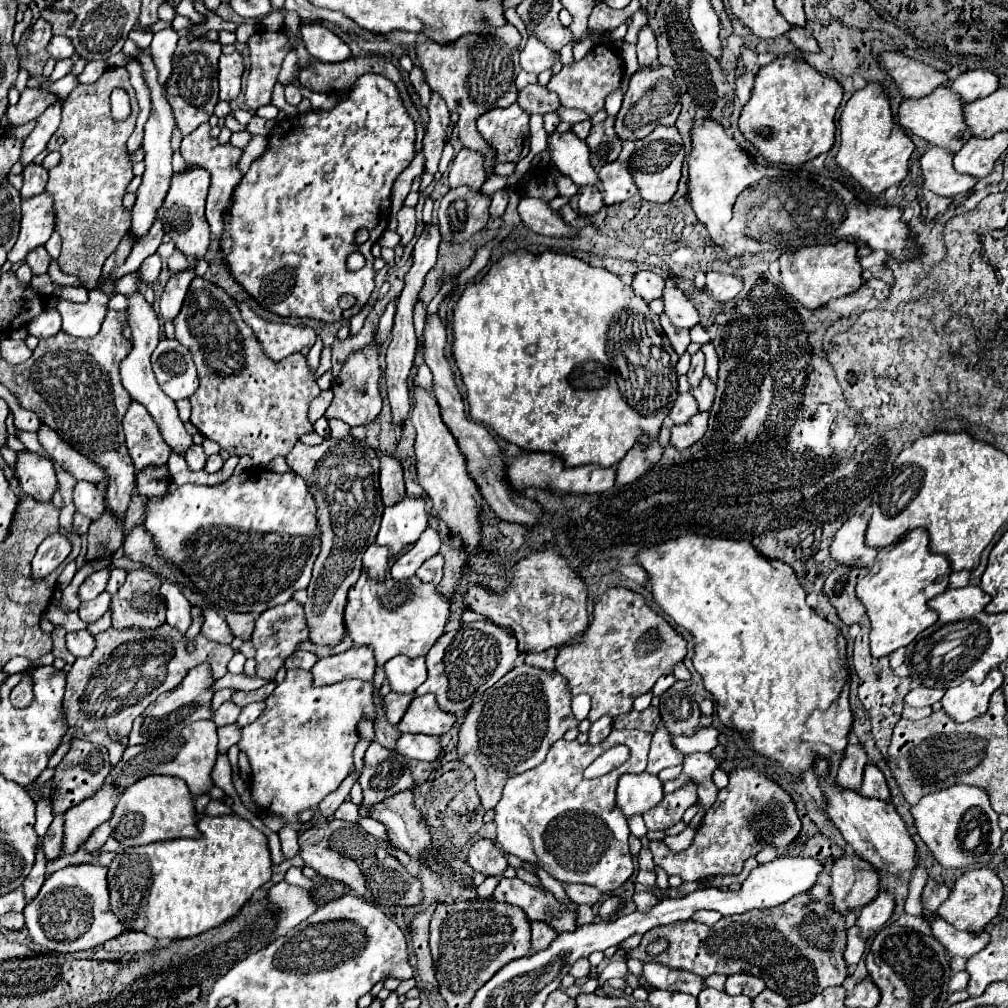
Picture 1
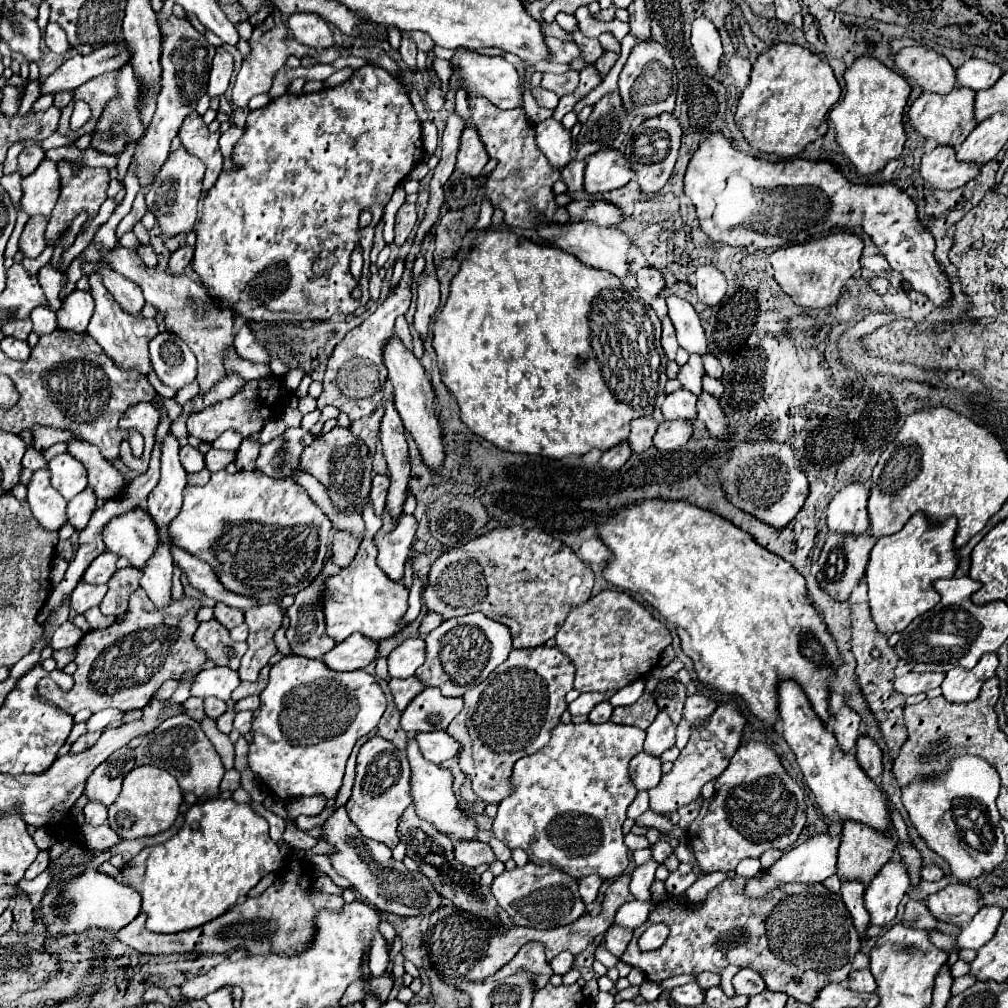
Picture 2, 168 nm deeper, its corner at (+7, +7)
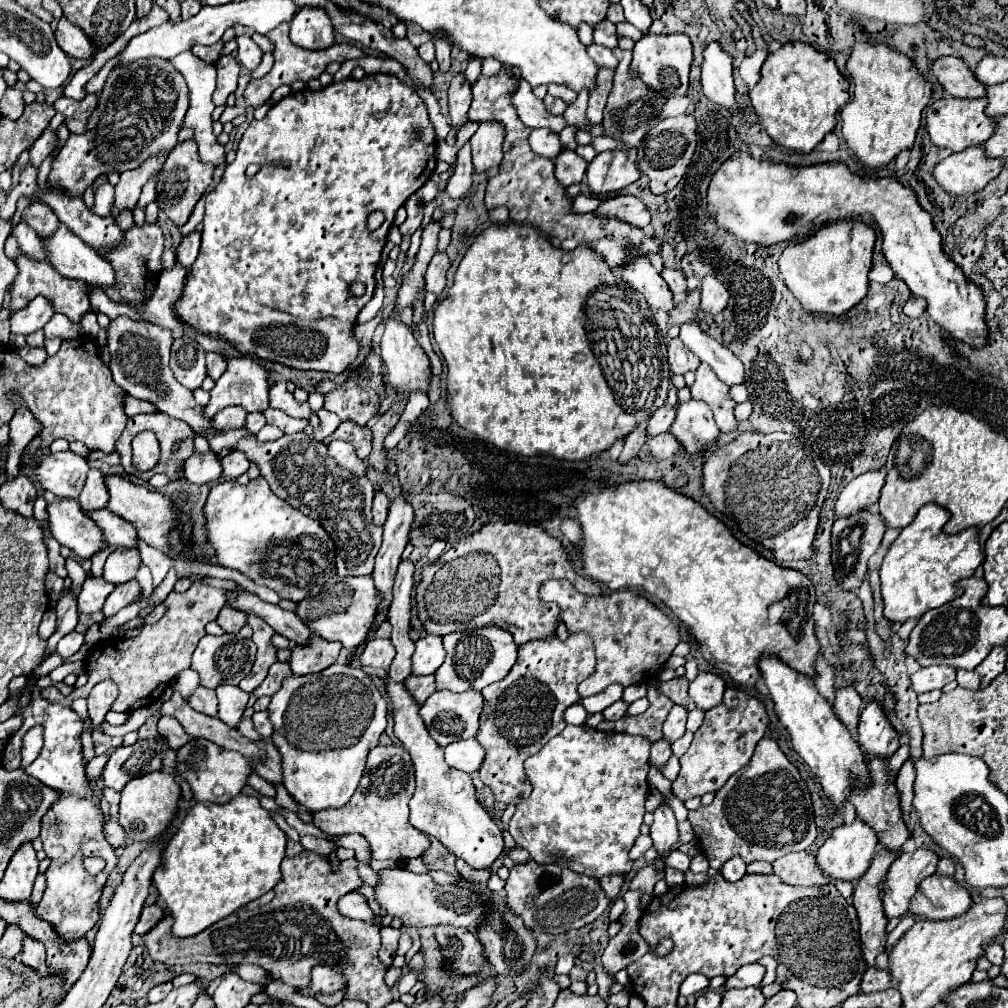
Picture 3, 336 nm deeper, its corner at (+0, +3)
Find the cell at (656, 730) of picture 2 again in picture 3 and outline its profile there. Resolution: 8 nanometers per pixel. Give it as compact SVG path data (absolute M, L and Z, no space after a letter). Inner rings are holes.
M674 705L664 721L664 737L674 743L676 739L680 739L684 733L686 733L686 717L688 717L688 711L684 707L678 707Z

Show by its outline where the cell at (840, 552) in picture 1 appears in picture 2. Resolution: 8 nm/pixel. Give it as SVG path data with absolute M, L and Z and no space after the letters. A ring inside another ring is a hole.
M851 483L841 489L827 507L829 531L843 535L863 535L869 529L867 497L869 489L861 483Z

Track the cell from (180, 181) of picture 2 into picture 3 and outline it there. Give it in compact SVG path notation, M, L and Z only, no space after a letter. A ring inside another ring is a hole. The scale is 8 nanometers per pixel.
M194 139L182 141L182 143L178 143L178 145L170 151L170 155L168 155L164 167L160 169L160 175L158 175L156 203L158 203L158 207L160 207L178 227L182 227L182 225L188 221L194 205L196 205L198 199L206 193L208 185L212 183L214 169L216 169L214 165L200 161Z

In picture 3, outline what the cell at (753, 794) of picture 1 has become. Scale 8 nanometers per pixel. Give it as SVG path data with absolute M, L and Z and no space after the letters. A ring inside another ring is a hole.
M770 737L760 739L750 763L716 791L710 805L690 811L688 821L714 869L720 869L734 855L740 855L746 863L774 863L792 851L806 851L818 835L808 787L800 771ZM740 831L744 831L744 837Z

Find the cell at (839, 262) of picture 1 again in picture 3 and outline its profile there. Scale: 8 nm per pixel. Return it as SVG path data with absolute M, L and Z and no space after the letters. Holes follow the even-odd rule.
M838 221L822 225L812 237L788 245L780 255L780 273L786 287L800 305L812 313L842 315L860 303L868 293L868 271L876 233L862 221Z

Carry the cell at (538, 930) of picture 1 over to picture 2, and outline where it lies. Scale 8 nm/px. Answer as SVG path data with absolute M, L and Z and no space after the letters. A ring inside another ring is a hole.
M537 941L525 943L519 949L519 953L505 967L501 967L491 979L495 981L495 979L507 977L507 975L513 975L515 971L521 971L521 969L535 973L535 987L537 989L541 989L549 983L549 977L553 975L553 971L545 959L545 945L543 943L537 943Z

